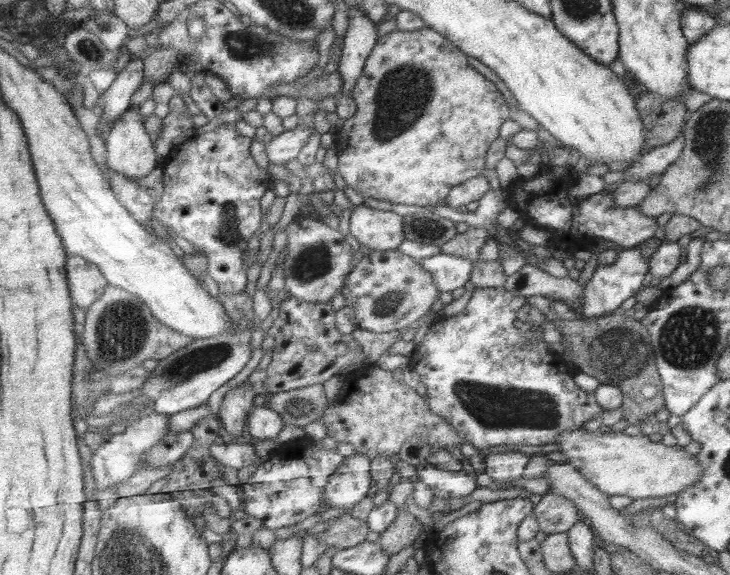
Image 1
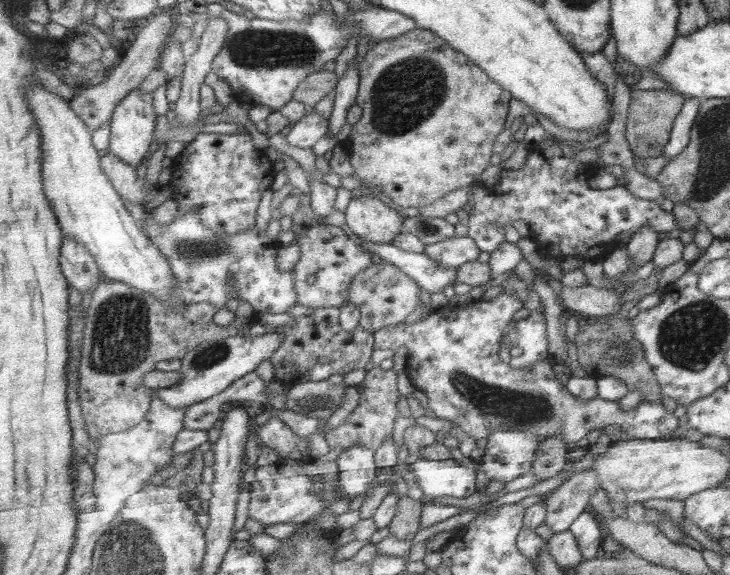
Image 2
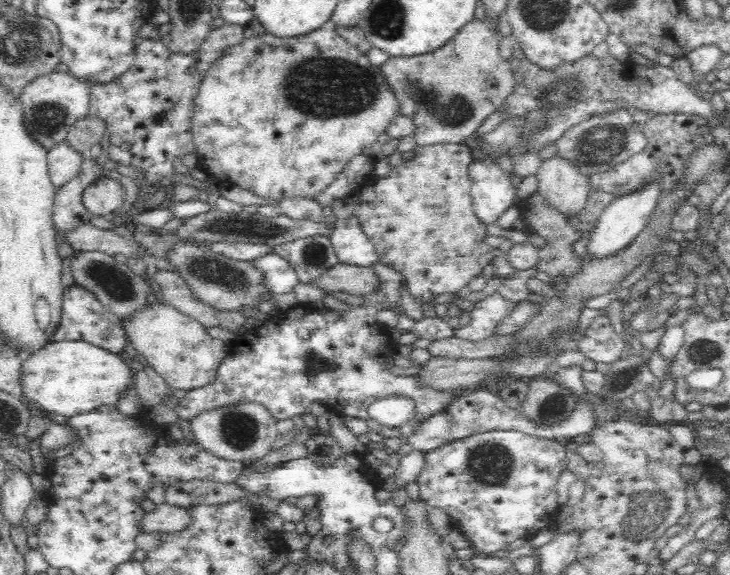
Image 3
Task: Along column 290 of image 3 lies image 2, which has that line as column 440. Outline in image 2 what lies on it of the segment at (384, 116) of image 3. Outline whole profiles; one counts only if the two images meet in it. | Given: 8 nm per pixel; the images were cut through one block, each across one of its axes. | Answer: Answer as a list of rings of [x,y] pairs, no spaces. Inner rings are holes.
[[[417,27],[410,33],[402,34],[397,38],[373,43],[362,61],[360,73],[358,103],[359,106],[362,106],[364,113],[357,124],[349,127],[344,140],[351,156],[351,164],[355,166],[355,172],[359,176],[359,180],[363,180],[373,188],[377,188],[397,205],[418,210],[431,205],[452,191],[467,188],[479,182],[481,172],[489,166],[489,159],[494,151],[496,136],[503,130],[503,122],[505,122],[505,116],[507,116],[507,102],[512,98],[502,86],[490,79],[482,67],[471,62],[471,59],[468,59],[466,55],[455,50],[450,43],[446,43],[442,38],[439,38],[434,31]]]

